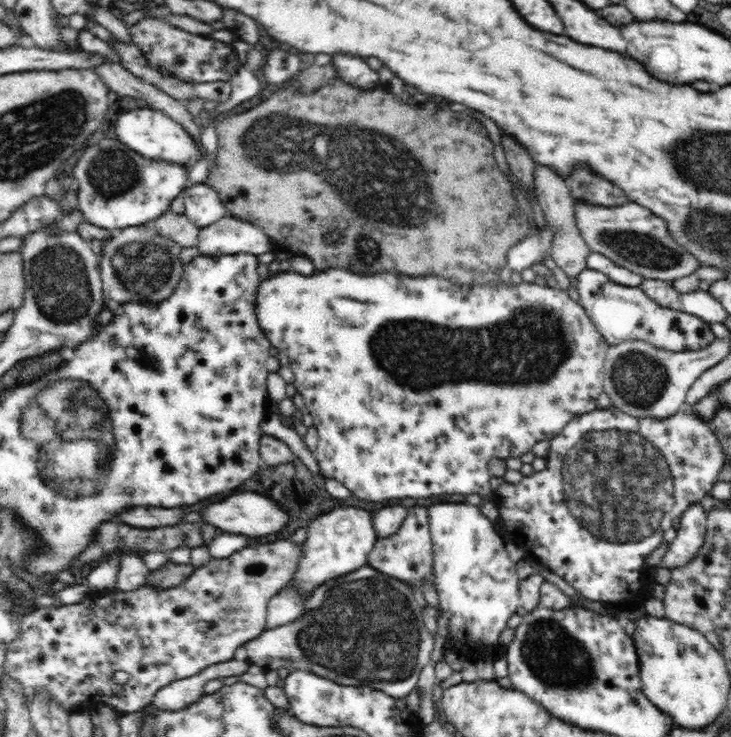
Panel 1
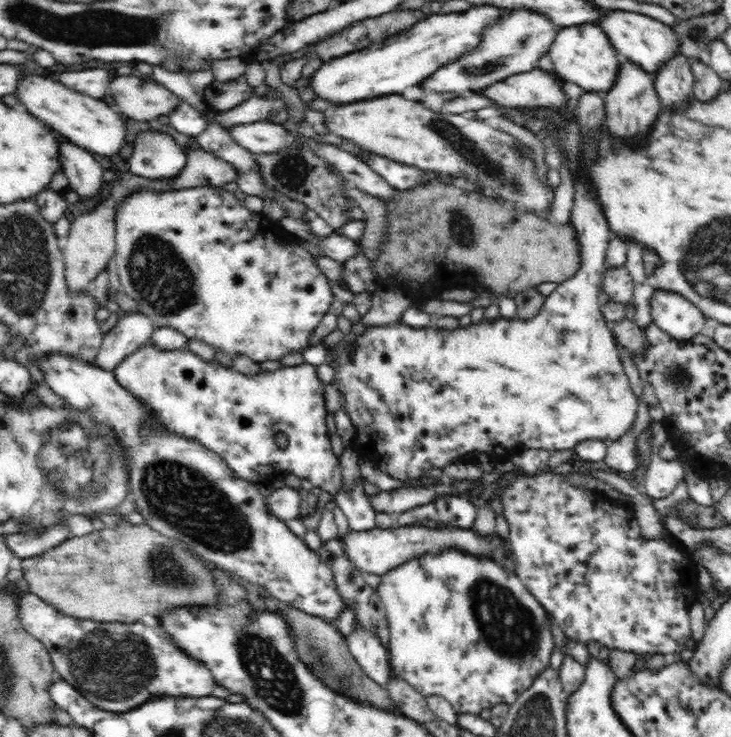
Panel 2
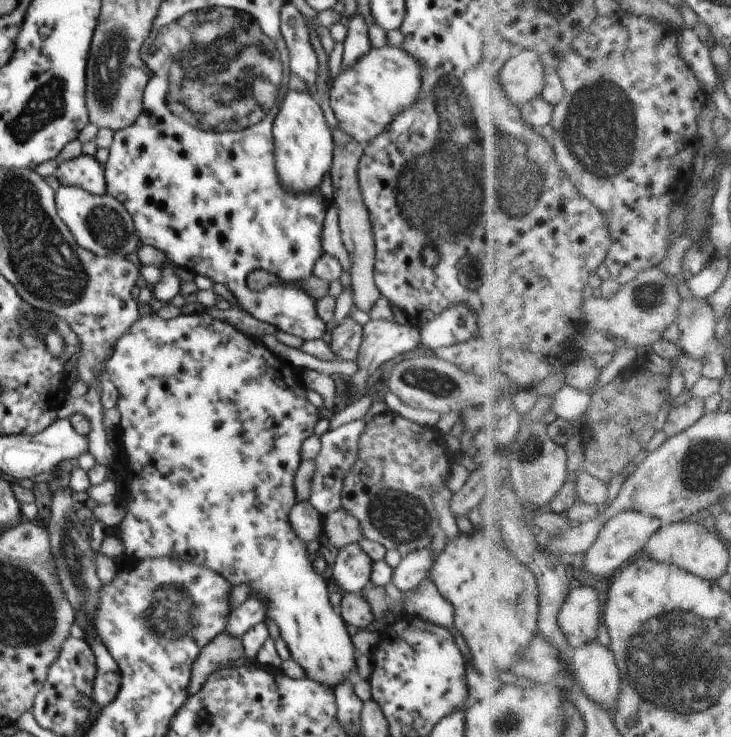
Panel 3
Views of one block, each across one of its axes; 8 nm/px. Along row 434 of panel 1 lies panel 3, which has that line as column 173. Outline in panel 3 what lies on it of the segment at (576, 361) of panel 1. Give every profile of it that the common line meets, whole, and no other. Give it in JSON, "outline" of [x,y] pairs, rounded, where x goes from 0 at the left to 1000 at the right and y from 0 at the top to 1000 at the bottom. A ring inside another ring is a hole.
{"outline":[[[216,425],[192,429],[186,437],[157,464],[153,483],[144,494],[144,510],[159,524],[161,533],[159,554],[164,558],[166,573],[156,579],[161,616],[153,624],[153,635],[161,647],[178,647],[175,668],[175,696],[168,707],[150,719],[159,725],[171,741],[174,757],[211,758],[213,756],[238,756],[268,765],[278,765],[301,779],[320,794],[337,791],[345,796],[345,805],[353,805],[365,817],[365,839],[373,841],[382,852],[384,864],[394,875],[398,893],[417,912],[419,920],[436,925],[450,935],[476,921],[487,904],[487,879],[471,841],[453,821],[450,811],[454,794],[449,783],[438,782],[421,757],[427,745],[401,723],[394,701],[405,681],[401,651],[412,628],[412,605],[416,597],[430,589],[430,577],[436,570],[435,555],[419,540],[420,526],[413,526],[394,494],[372,499],[369,488],[375,479],[353,460],[335,455],[309,436],[293,433],[285,425],[246,427],[237,433],[223,433]]]}

